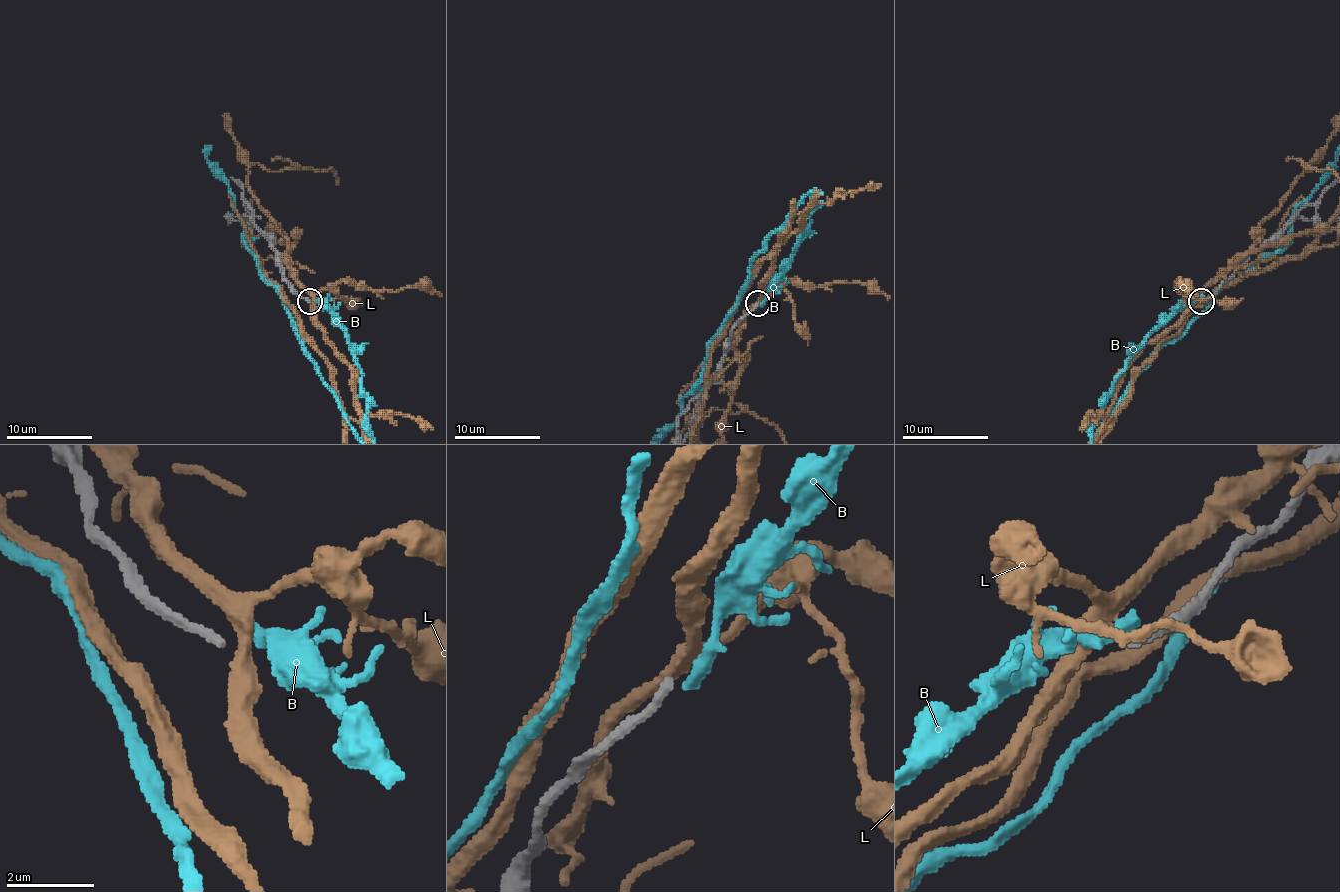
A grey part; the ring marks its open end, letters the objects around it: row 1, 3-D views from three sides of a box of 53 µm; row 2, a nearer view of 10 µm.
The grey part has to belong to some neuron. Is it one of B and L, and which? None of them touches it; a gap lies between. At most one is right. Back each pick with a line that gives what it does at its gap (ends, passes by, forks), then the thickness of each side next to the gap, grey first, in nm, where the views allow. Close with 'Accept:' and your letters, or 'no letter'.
Accept: no letter

